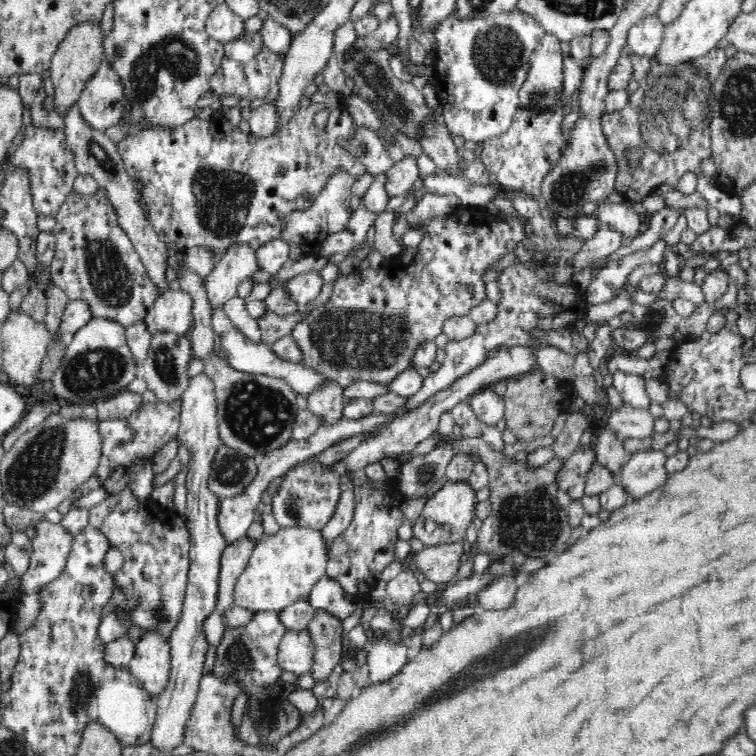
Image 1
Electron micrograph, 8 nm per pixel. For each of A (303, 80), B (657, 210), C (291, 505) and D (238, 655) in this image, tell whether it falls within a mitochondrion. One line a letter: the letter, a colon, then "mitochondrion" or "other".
A: other
B: other
C: mitochondrion
D: mitochondrion

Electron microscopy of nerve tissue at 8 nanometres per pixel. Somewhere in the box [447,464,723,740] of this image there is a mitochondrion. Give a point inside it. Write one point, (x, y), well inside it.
(532, 524)

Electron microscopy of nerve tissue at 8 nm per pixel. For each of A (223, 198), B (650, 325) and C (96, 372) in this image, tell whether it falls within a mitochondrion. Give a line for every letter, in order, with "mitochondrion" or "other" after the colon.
A: mitochondrion
B: other
C: mitochondrion

